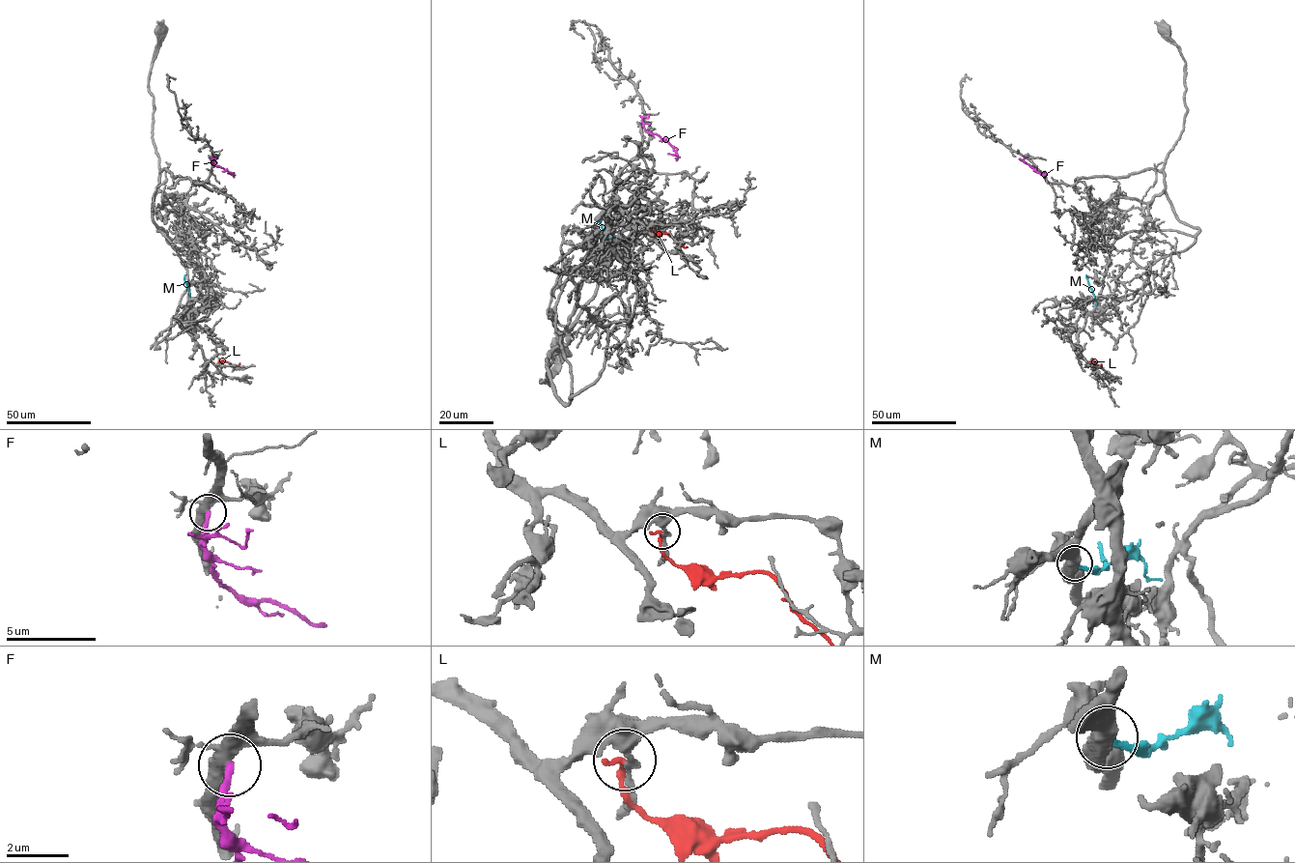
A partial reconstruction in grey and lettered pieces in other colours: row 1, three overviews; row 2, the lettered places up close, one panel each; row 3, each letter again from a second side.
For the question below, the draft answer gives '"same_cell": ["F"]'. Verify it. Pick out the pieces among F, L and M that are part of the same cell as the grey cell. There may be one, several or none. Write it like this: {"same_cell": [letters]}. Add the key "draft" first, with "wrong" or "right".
{"draft": "wrong", "same_cell": []}

